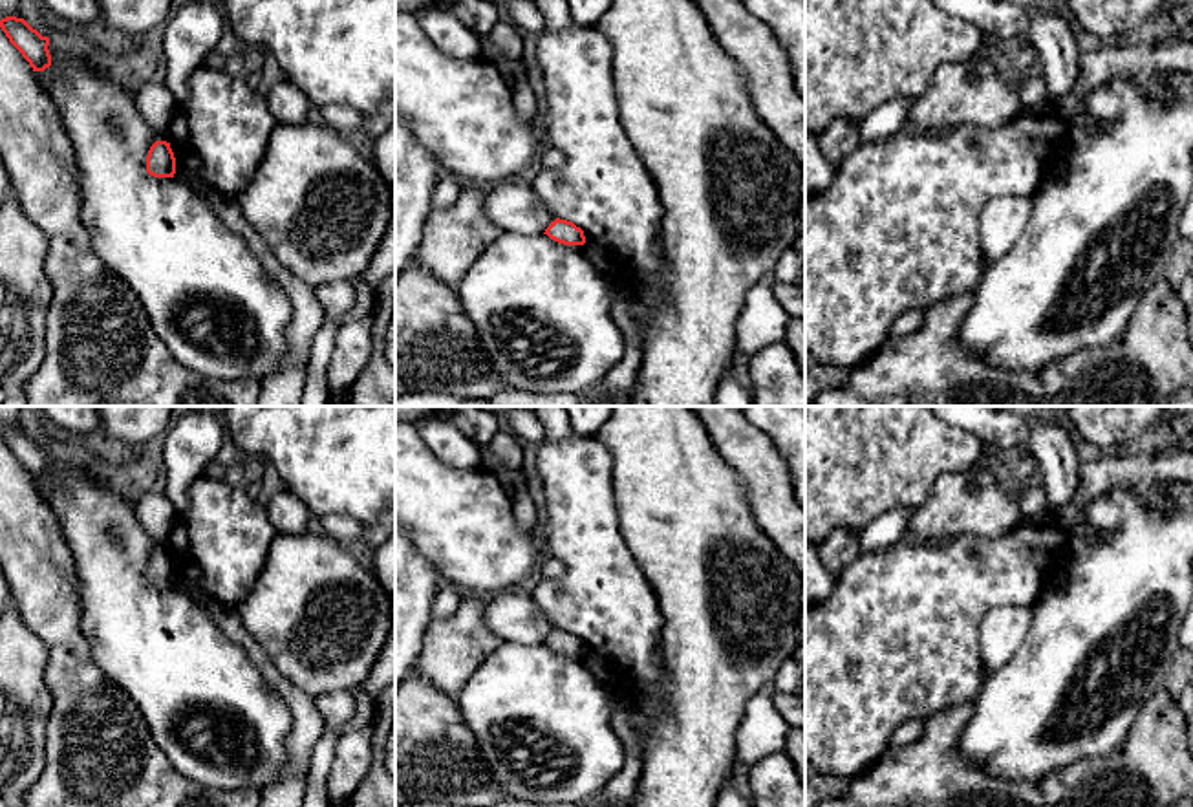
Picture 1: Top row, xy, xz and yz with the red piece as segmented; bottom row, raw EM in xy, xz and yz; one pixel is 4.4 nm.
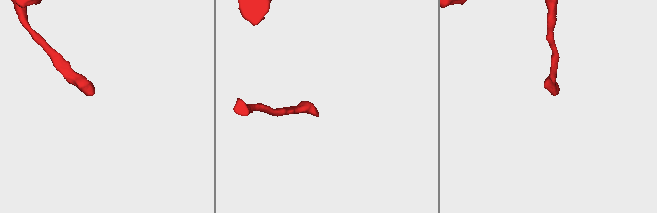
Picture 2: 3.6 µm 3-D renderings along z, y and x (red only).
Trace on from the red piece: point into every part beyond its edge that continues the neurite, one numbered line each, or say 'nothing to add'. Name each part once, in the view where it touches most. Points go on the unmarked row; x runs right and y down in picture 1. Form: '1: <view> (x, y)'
nothing to add

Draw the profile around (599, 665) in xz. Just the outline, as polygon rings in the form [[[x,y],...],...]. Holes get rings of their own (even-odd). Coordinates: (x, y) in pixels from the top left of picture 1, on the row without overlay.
[[[586,651],[584,662],[606,686],[617,688],[622,684],[622,677],[606,655]]]

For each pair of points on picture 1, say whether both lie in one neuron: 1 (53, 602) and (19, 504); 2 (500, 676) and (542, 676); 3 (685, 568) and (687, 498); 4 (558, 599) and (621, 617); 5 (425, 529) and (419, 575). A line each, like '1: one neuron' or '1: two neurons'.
1: one neuron
2: one neuron
3: one neuron
4: one neuron
5: two neurons

